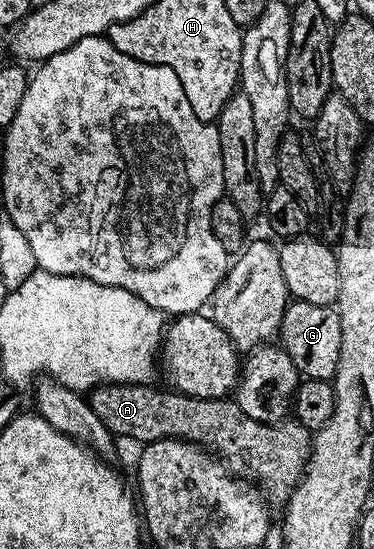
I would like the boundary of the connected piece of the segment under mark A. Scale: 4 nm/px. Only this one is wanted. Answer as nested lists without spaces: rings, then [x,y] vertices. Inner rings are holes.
[[[105,383],[89,392],[88,402],[92,413],[104,421],[106,428],[115,437],[122,435],[126,439],[135,439],[138,445],[145,445],[161,439],[182,439],[185,443],[197,443],[206,448],[226,464],[227,471],[237,478],[247,480],[257,485],[271,500],[285,501],[290,498],[294,486],[302,479],[302,472],[310,460],[310,444],[312,432],[300,425],[298,420],[287,417],[280,423],[261,423],[252,421],[244,409],[238,407],[233,398],[197,399],[195,395],[184,395],[173,389],[161,391],[158,385],[144,383]]]

